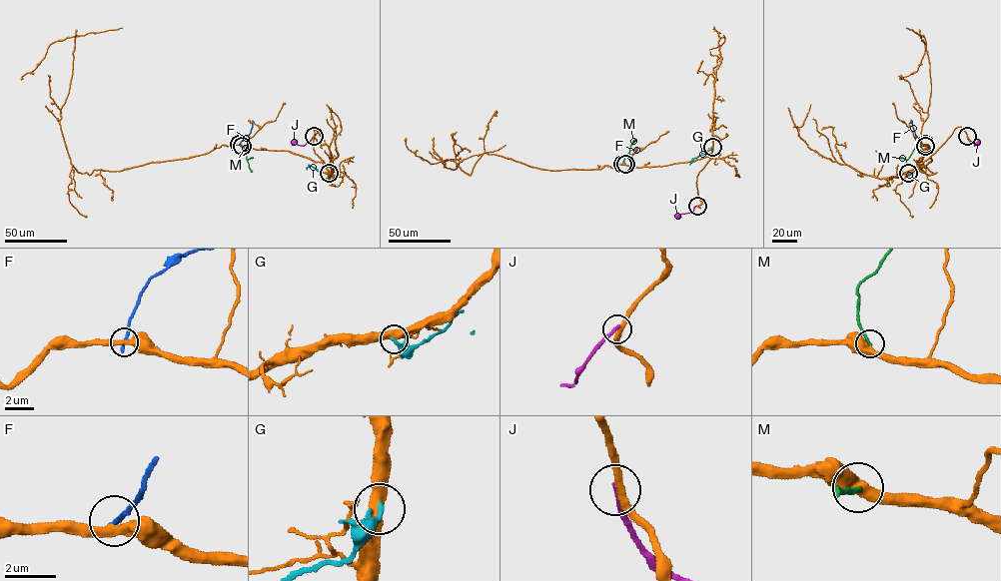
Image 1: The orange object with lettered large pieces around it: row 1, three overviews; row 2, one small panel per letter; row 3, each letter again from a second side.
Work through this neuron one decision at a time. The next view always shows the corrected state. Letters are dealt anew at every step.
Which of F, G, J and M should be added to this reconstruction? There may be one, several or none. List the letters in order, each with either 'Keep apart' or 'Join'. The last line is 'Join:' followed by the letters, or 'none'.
F: Keep apart
G: Keep apart
J: Keep apart
M: Join
Join: M

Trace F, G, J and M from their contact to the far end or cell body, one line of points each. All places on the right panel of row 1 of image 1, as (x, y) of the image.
F: (925, 145), (917, 139), (912, 121)
G: (908, 173), (920, 166), (925, 169)
J: (967, 136), (974, 145), (979, 140)
M: (925, 146), (913, 150), (900, 172)

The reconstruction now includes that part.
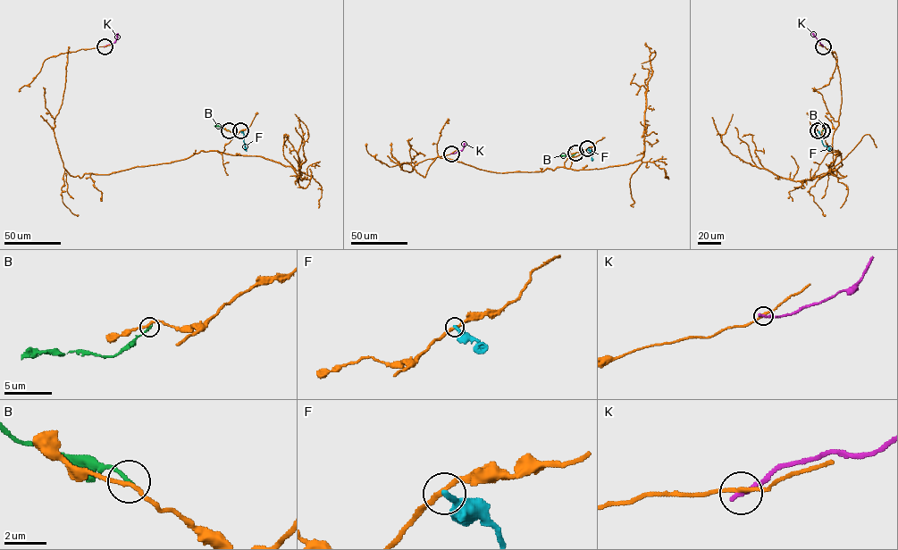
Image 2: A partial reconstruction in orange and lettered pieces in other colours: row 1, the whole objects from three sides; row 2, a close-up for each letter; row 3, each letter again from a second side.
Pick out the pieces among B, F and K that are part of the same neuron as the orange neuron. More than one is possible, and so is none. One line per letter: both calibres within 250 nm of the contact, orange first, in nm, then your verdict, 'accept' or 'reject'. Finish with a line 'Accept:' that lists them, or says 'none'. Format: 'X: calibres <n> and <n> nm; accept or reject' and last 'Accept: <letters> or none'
B: calibres 190 and 190 nm; reject
F: calibres 200 and 260 nm; reject
K: calibres 180 and 240 nm; reject
Accept: none

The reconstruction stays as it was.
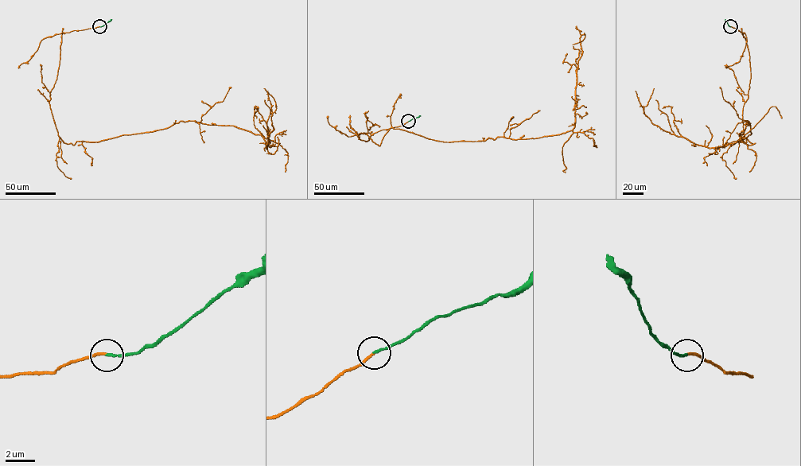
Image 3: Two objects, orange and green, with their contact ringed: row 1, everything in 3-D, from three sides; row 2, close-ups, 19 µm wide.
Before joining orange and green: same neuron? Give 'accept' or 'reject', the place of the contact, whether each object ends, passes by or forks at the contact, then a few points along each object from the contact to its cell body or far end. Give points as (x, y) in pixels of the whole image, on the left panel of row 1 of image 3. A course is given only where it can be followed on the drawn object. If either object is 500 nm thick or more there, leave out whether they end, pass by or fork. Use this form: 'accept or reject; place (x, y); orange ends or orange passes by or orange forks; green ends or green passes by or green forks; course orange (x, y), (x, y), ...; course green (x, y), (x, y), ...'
accept; place (99, 26); orange ends; green ends; course orange (99, 26), (61, 35), (49, 103), (64, 142), (195, 121), (259, 134), (266, 148), (276, 106), (264, 88); course green (99, 26), (111, 19)

